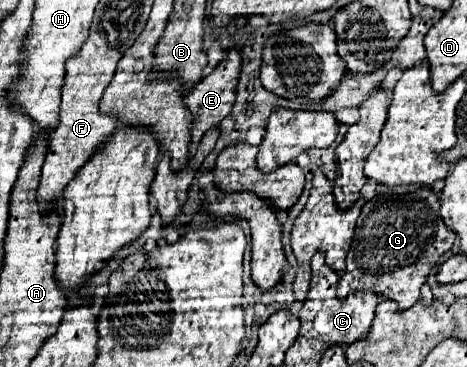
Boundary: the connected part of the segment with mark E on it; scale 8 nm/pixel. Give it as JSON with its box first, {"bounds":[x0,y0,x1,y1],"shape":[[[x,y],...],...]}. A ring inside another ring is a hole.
{"bounds":[186,50,242,158],"shape":[[[228,50],[226,52],[228,58],[224,62],[220,62],[210,76],[202,78],[186,96],[186,108],[190,110],[192,114],[192,126],[190,126],[190,134],[192,134],[192,142],[190,142],[190,152],[188,152],[188,158],[194,156],[202,136],[216,128],[230,112],[232,112],[232,106],[234,106],[234,100],[236,100],[236,84],[238,84],[238,78],[240,78],[240,70],[242,70],[242,58],[240,58],[240,52],[238,50]]]}

